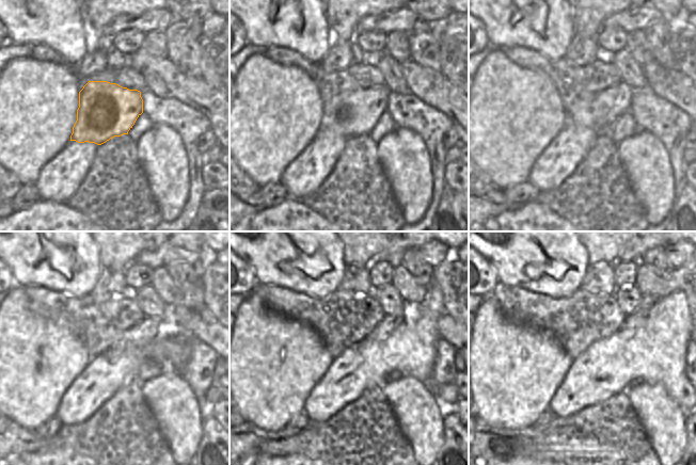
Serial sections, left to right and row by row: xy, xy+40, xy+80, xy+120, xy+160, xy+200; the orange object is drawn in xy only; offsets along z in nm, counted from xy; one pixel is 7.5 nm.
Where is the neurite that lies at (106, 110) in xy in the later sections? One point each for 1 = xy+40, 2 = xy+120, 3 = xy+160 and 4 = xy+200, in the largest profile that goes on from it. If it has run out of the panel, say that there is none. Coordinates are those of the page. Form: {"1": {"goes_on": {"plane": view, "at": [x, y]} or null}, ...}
{"1": {"goes_on": {"plane": "xy+40", "at": [352, 113]}}, "2": {"goes_on": {"plane": "xy+120", "at": [146, 331]}}, "3": {"goes_on": {"plane": "xy+160", "at": [389, 323]}}, "4": {"goes_on": {"plane": "xy+200", "at": [635, 319]}}}

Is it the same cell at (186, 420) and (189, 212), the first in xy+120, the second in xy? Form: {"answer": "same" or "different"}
{"answer": "different"}

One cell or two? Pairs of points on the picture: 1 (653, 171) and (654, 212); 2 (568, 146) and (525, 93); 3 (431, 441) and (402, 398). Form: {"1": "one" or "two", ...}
{"1": "one", "2": "two", "3": "one"}

